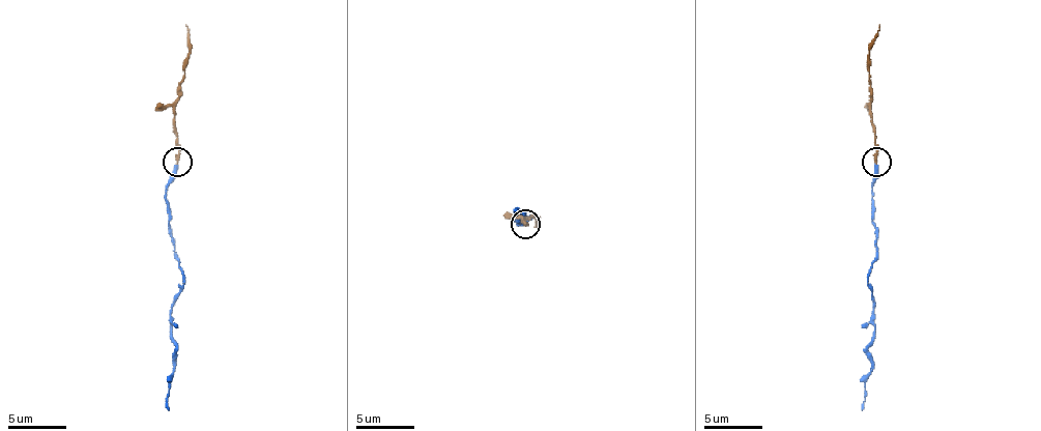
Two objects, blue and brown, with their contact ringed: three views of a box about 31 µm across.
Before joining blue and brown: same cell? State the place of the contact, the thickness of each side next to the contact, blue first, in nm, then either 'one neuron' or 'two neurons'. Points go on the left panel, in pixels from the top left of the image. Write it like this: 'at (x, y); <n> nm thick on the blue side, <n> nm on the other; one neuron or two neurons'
at (177, 162); 260 nm thick on the blue side, 200 nm on the other; two neurons

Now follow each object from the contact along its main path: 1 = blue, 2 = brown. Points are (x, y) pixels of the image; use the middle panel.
1: (526, 223), (515, 220), (523, 223), (531, 214), (517, 220), (520, 223), (523, 214), (523, 220), (517, 208)
2: (526, 223), (523, 218), (538, 218), (535, 226)

